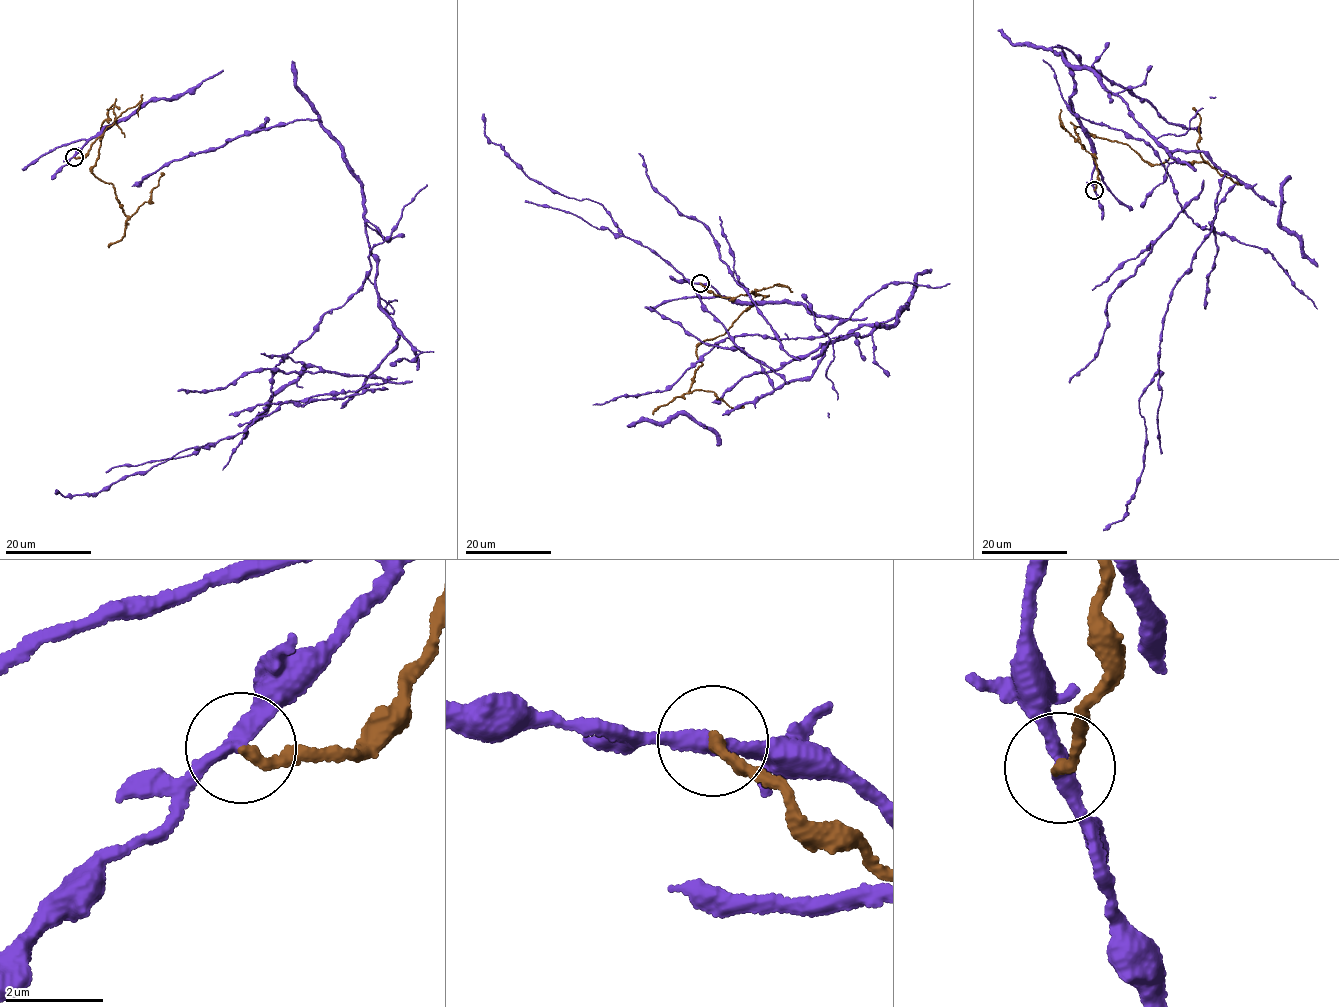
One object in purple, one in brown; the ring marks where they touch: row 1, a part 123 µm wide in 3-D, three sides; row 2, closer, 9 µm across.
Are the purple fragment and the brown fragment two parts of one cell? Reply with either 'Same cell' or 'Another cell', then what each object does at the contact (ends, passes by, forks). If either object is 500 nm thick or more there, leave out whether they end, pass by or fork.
Another cell. At the ring purple passes by. At the ring brown ends

